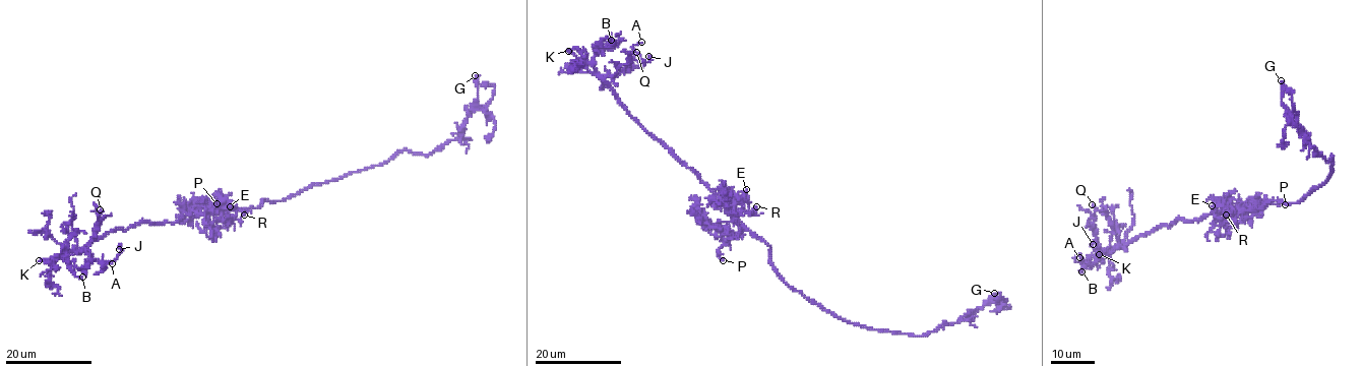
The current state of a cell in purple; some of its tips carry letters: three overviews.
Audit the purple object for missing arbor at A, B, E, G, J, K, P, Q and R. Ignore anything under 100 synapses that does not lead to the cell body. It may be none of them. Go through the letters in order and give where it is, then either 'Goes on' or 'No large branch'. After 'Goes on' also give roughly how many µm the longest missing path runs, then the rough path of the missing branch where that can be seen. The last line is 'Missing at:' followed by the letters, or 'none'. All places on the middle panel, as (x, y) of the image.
A: Place: (641, 42). No large branch
B: Place: (611, 40). No large branch
E: Place: (746, 189). No large branch
G: Place: (994, 293). No large branch
J: Place: (648, 56). No large branch
K: Place: (568, 51). Goes on. Missing length about 50 µm
P: Place: (723, 260). No large branch
Q: Place: (636, 52). No large branch
R: Place: (756, 206). No large branch
Missing at: K

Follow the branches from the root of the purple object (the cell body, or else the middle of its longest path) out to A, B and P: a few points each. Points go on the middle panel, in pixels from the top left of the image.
A: (770, 254), (769, 247), (698, 176), (647, 132), (602, 78), (626, 63), (632, 47), (641, 42)
B: (770, 254), (769, 247), (698, 176), (647, 132), (597, 73), (594, 58), (598, 46), (604, 38), (611, 40)
P: (770, 254), (769, 247), (730, 215), (728, 237), (718, 250), (723, 260)

